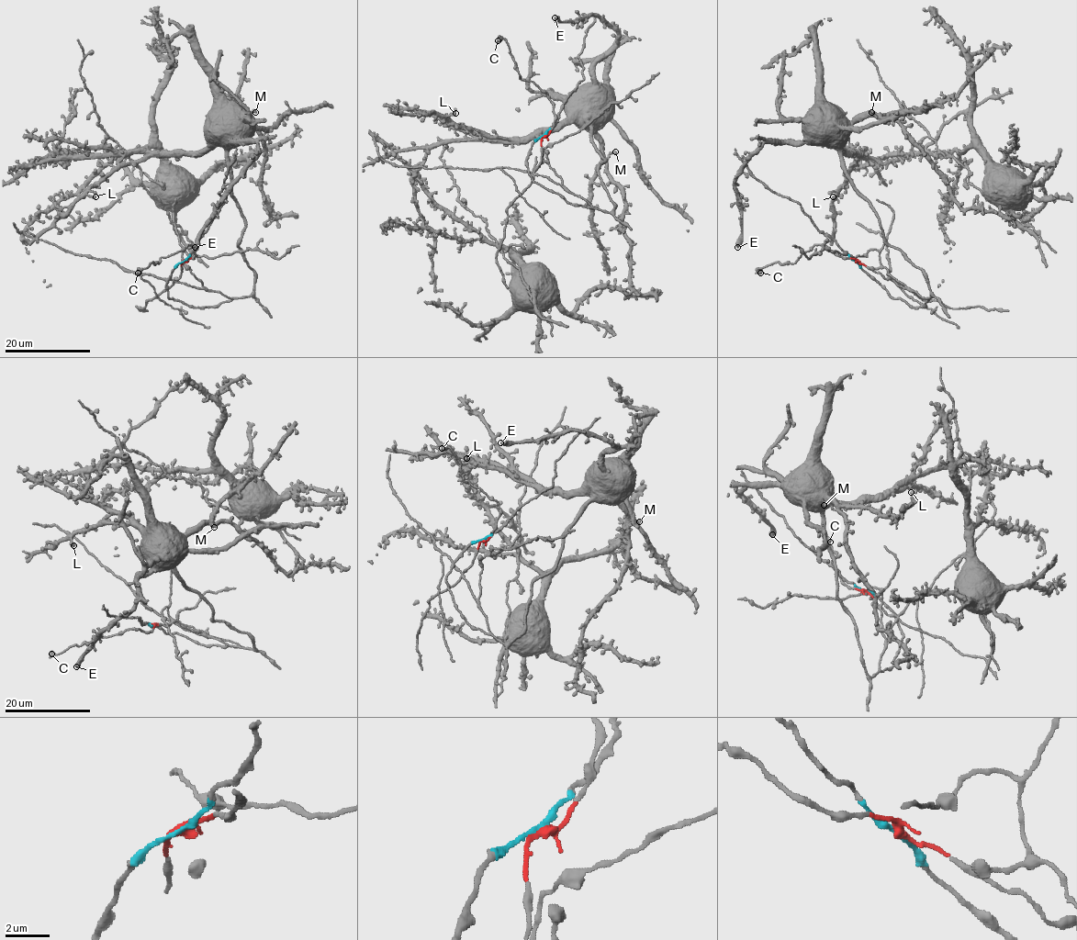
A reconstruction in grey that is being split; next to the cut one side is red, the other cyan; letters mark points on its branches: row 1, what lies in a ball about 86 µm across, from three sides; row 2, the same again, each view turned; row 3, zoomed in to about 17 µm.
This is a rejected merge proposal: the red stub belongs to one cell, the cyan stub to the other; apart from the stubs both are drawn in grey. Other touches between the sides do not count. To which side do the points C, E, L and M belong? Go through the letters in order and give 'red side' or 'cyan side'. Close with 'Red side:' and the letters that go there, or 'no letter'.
C: red side
E: cyan side
L: cyan side
M: cyan side
Red side: C

